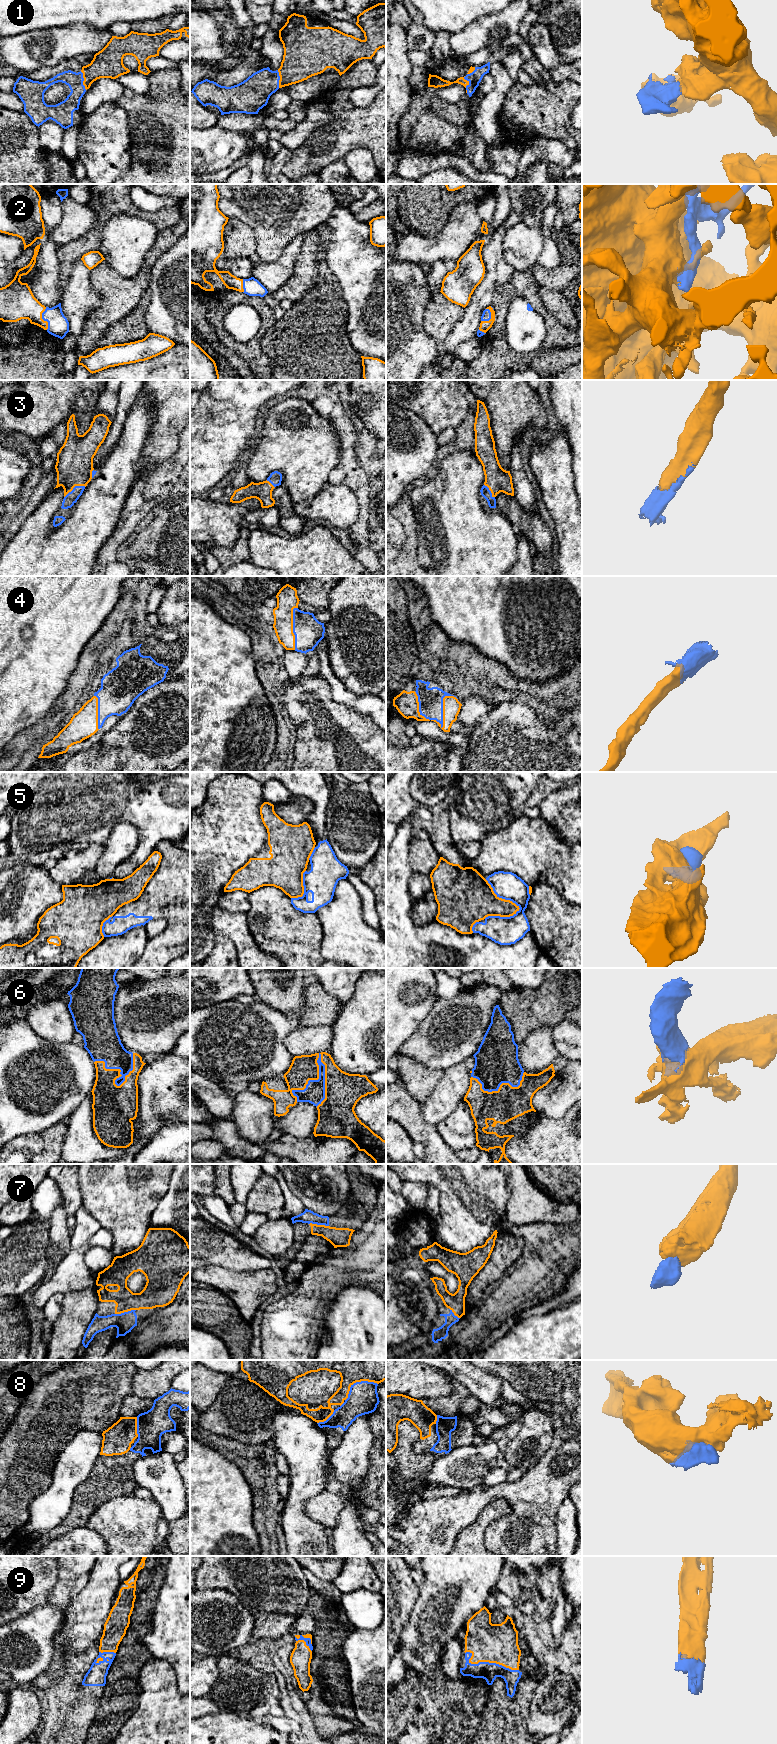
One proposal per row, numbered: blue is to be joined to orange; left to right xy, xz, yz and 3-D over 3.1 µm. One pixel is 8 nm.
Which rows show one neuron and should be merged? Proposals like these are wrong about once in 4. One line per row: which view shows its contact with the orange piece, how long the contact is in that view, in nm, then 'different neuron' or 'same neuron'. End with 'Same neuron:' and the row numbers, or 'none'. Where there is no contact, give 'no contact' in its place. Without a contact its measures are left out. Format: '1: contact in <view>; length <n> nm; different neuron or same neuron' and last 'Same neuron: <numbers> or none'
1: contact in xy; length 160 nm; same neuron
2: contact in xy; length 180 nm; same neuron
3: contact in xy; length 200 nm; same neuron
4: contact in yz; length 280 nm; same neuron
5: contact in yz; length 380 nm; different neuron
6: contact in xz; length 440 nm; same neuron
7: contact in xy; length 170 nm; same neuron
8: contact in xz; length 300 nm; different neuron
9: contact in yz; length 460 nm; same neuron
Same neuron: 1, 2, 3, 4, 6, 7, 9

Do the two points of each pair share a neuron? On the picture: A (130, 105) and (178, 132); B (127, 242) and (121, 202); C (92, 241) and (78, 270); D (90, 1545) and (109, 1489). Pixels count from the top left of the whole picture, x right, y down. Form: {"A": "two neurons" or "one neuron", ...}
{"A": "one neuron", "B": "two neurons", "C": "two neurons", "D": "two neurons"}

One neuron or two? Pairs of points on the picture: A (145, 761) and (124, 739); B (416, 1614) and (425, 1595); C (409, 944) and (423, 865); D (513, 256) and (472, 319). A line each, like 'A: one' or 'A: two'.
A: one
B: one
C: two
D: two

